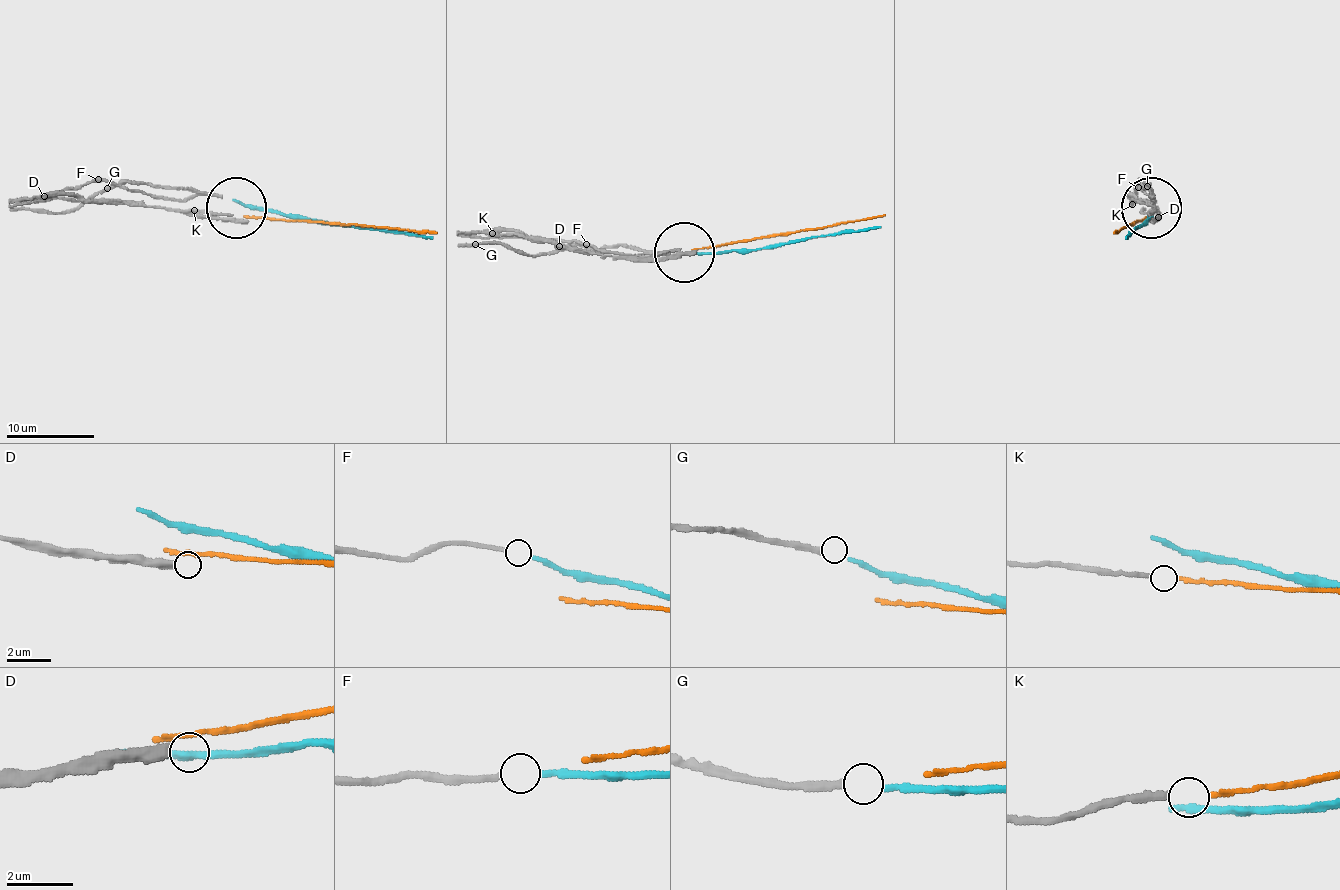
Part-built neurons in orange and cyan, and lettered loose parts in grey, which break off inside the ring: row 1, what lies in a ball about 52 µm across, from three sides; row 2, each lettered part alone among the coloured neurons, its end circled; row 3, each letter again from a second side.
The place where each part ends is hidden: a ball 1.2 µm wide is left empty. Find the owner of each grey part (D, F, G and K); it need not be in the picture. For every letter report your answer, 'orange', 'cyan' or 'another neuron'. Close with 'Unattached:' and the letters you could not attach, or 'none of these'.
D: another neuron
F: cyan
G: another neuron
K: orange
Unattached: D, G

